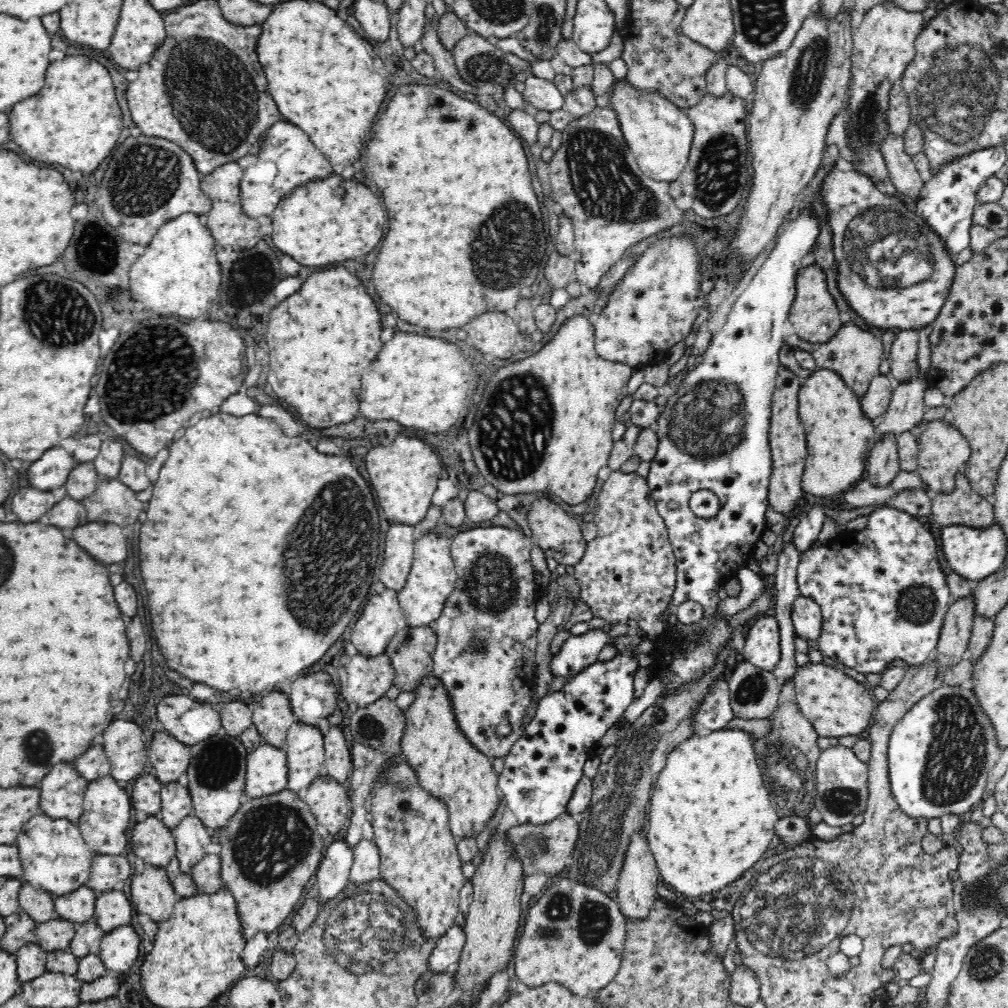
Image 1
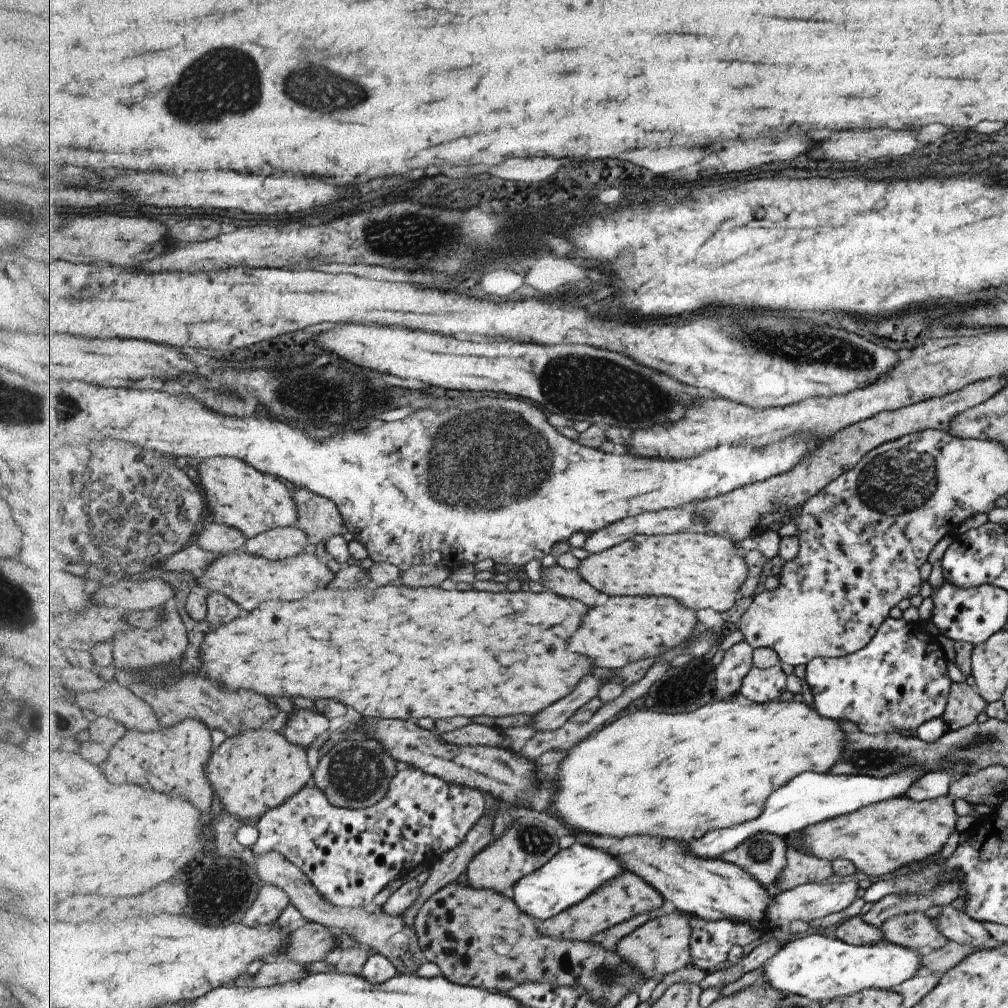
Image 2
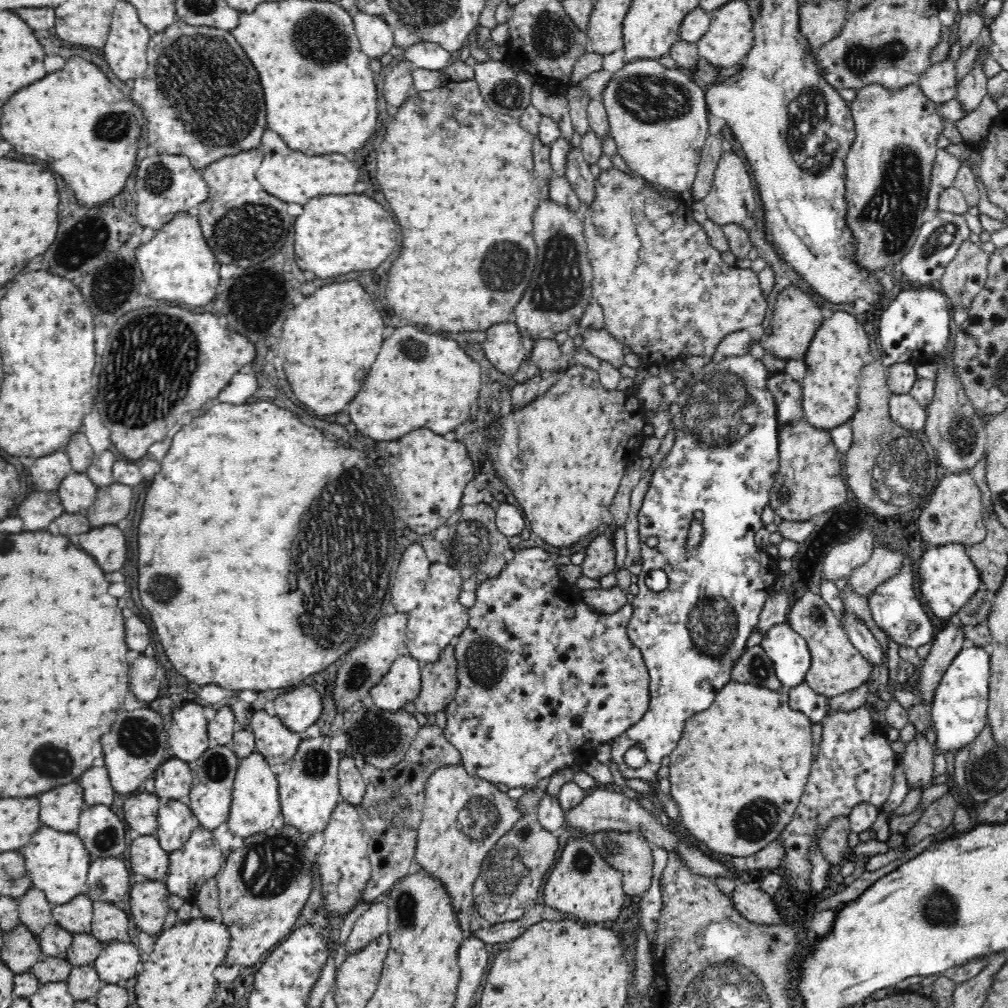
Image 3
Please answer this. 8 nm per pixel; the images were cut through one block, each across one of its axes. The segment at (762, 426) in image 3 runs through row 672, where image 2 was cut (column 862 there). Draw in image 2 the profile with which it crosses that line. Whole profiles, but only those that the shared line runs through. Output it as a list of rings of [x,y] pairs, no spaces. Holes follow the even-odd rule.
[[[888,617],[877,628],[867,647],[841,657],[816,657],[807,664],[805,677],[813,697],[813,709],[819,716],[852,722],[865,734],[914,734],[923,722],[943,714],[952,684],[947,674],[946,661],[936,638],[925,632],[919,622]]]

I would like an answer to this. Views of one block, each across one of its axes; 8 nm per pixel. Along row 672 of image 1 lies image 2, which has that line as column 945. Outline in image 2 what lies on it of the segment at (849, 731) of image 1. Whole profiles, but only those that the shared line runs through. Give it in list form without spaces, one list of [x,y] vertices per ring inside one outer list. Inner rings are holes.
[[[901,796],[805,828],[801,832],[803,840],[799,842],[803,844],[799,848],[791,844],[788,837],[785,837],[785,844],[817,859],[849,860],[856,871],[864,875],[883,876],[909,862],[919,863],[938,856],[947,836],[955,831],[955,822],[957,815],[953,812],[953,802],[949,796],[927,801]]]

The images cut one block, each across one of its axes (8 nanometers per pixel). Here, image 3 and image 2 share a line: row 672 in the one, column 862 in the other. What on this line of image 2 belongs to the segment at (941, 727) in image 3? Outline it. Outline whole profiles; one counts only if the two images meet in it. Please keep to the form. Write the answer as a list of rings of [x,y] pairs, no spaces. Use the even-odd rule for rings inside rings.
[[[808,931],[799,940],[793,940],[786,944],[782,950],[779,950],[773,958],[769,958],[762,968],[762,980],[765,985],[773,986],[775,990],[787,994],[795,994],[795,996],[803,996],[807,1000],[813,1000],[817,1003],[827,1002],[855,995],[864,989],[881,989],[890,990],[902,984],[905,980],[915,976],[915,972],[921,969],[921,956],[924,952],[917,952],[913,948],[901,948],[897,944],[891,944],[884,939],[877,944],[867,944],[867,946],[855,946],[845,944],[838,938],[826,938],[821,934],[815,934]]]

